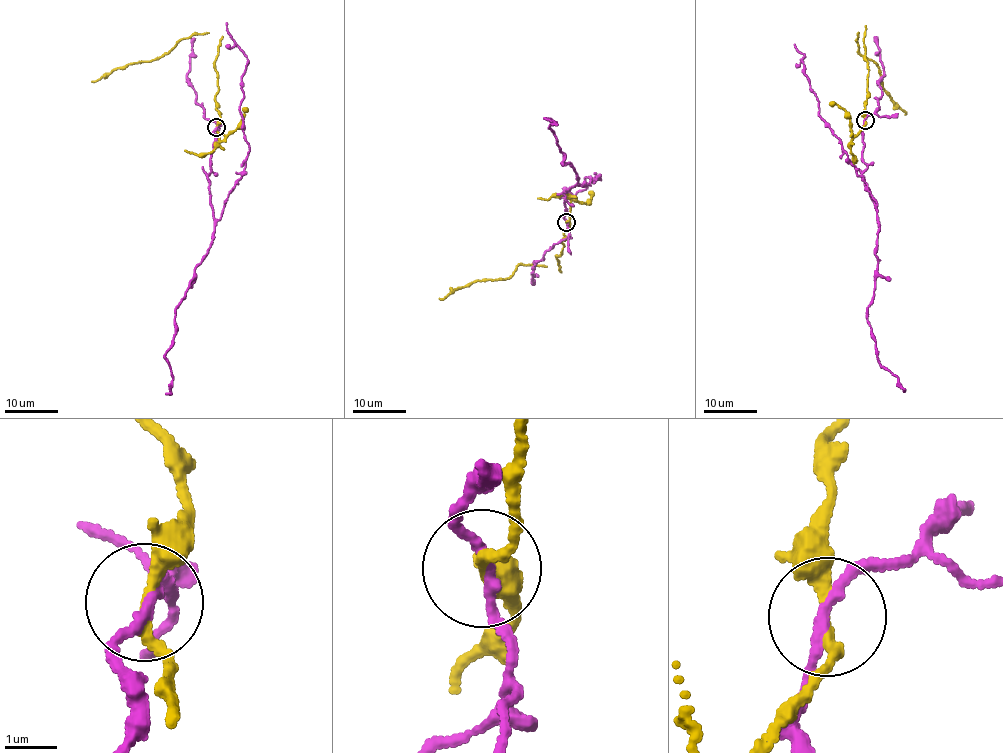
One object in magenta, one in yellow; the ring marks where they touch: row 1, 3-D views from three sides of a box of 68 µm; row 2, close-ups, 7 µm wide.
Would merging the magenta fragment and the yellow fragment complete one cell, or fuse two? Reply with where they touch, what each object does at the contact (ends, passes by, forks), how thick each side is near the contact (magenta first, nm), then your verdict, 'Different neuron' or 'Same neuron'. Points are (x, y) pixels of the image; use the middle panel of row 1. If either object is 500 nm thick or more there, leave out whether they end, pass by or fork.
Place: (566, 222). At the ring magenta passes by. At the ring yellow passes by. Thickness 190 nm (magenta) against 200 nm. Different neuron

